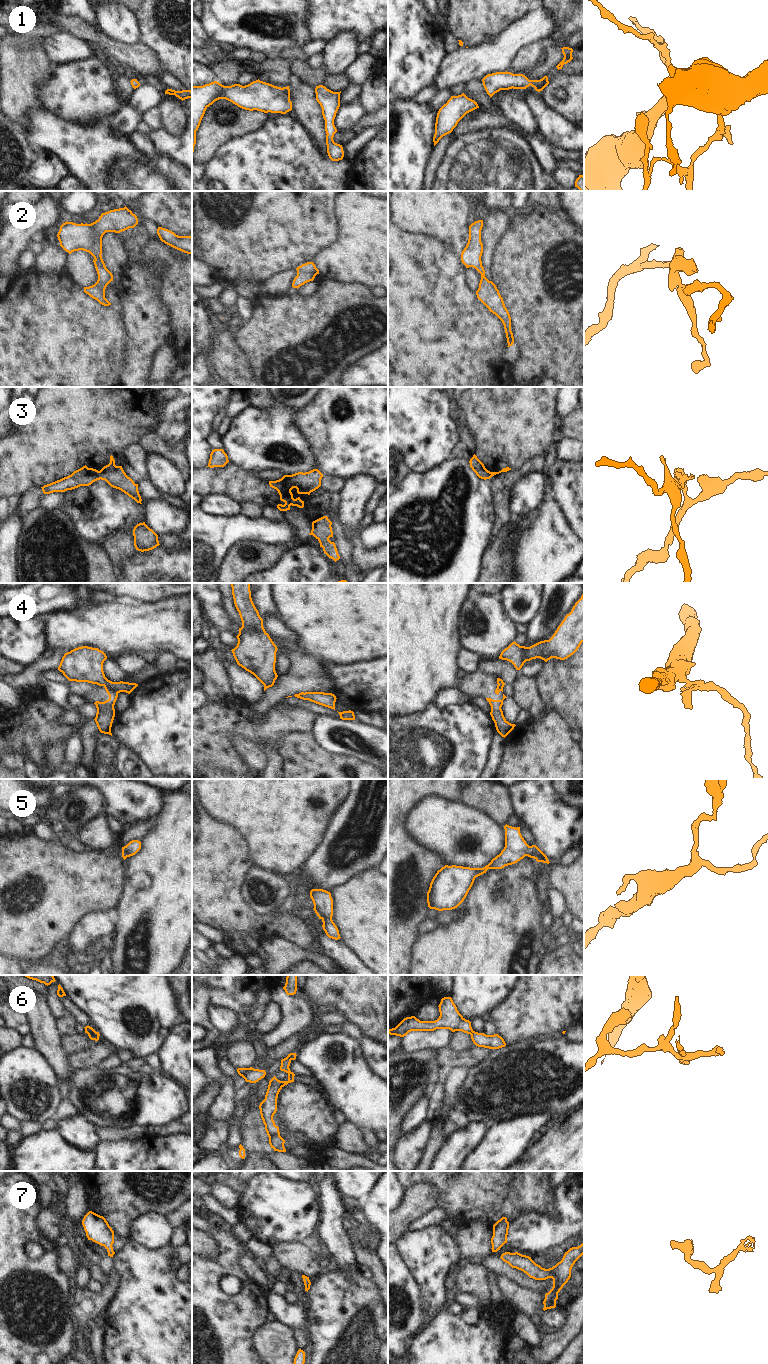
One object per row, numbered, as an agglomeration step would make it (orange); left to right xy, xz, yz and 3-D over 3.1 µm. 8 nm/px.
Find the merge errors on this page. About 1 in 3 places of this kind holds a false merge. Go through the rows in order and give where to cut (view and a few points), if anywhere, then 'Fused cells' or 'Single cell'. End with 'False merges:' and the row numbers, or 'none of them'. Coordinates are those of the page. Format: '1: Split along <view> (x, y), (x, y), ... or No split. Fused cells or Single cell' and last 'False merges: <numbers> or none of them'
1: No split. Single cell
2: No split. Single cell
3: Split along xz (291, 475), (293, 484), (298, 488), (305, 489), (309, 493). Fused cells
4: Split along xy (104, 686), (117, 693). Fused cells
5: No split. Single cell
6: Split along yz (473, 1031), (470, 1034). Fused cells
7: No split. Single cell
False merges: 3, 4, 6

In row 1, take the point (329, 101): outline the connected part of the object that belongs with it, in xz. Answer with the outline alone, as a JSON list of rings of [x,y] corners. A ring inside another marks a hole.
[[[323,85],[315,88],[316,100],[322,108],[322,115],[325,120],[327,153],[332,161],[342,160],[344,157],[343,147],[334,142],[333,137],[337,132],[334,125],[336,113],[340,107],[340,92],[333,92]]]

